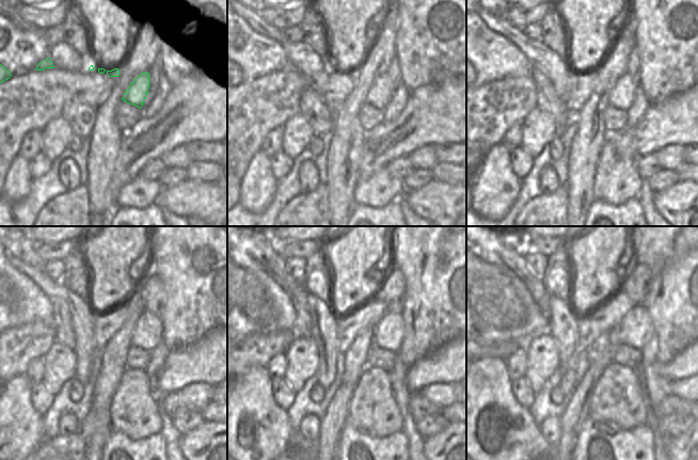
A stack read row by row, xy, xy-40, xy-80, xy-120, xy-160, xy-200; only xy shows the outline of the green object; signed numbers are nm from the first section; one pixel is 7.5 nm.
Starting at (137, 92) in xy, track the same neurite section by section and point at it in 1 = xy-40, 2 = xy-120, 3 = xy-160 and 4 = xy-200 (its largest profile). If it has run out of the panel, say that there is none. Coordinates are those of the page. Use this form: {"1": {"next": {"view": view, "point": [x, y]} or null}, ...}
{"1": {"next": {"view": "xy-40", "point": [379, 95]}}, "2": {"next": {"view": "xy-120", "point": [147, 334]}}, "3": {"next": {"view": "xy-160", "point": [389, 333]}}, "4": {"next": {"view": "xy-200", "point": [634, 329]}}}

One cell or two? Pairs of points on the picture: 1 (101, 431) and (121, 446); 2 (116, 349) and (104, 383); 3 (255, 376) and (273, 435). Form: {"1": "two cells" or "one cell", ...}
{"1": "two cells", "2": "one cell", "3": "one cell"}

